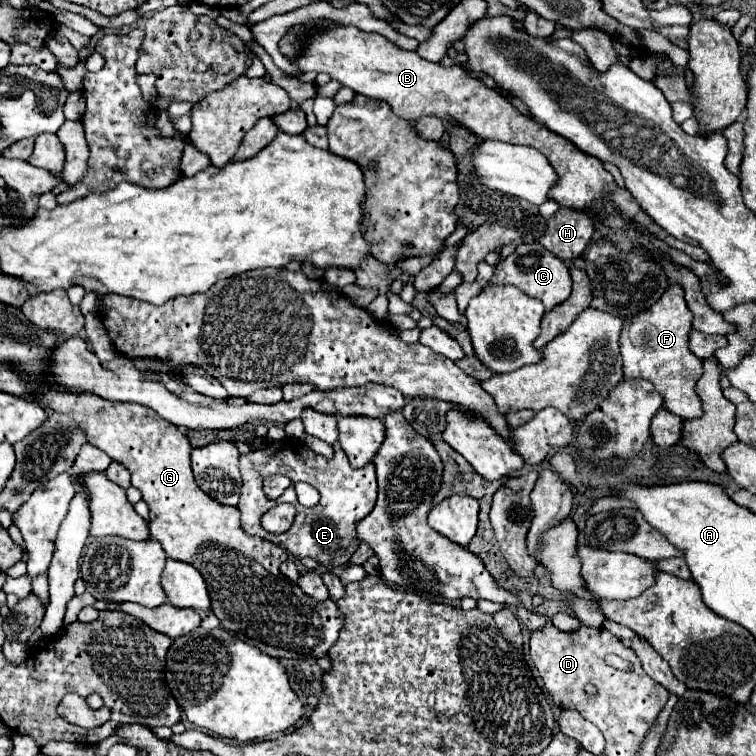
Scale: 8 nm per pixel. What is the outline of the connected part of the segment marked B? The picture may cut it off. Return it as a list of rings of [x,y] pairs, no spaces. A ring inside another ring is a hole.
[[[338,26],[316,36],[308,38],[304,54],[294,64],[304,72],[324,72],[330,78],[338,80],[340,84],[348,86],[362,96],[376,98],[386,102],[392,112],[404,120],[418,120],[422,116],[436,116],[450,124],[460,124],[474,132],[478,138],[496,138],[508,144],[522,144],[540,150],[554,172],[558,174],[556,184],[548,192],[548,198],[558,202],[560,208],[574,208],[578,212],[592,212],[596,218],[596,230],[602,240],[616,246],[618,252],[634,252],[638,246],[648,244],[638,232],[636,226],[644,226],[652,236],[660,238],[670,248],[676,248],[688,254],[692,260],[708,262],[708,254],[702,248],[684,244],[672,236],[668,236],[648,214],[634,204],[628,190],[618,188],[612,176],[604,170],[602,162],[594,156],[580,152],[570,140],[558,136],[556,132],[548,130],[544,124],[536,122],[530,116],[522,116],[498,90],[488,88],[482,80],[468,76],[462,66],[442,66],[420,58],[416,52],[408,52],[392,44],[380,34],[362,32],[354,26]],[[604,198],[612,202],[612,206],[624,218],[622,228],[610,228],[604,224]]]

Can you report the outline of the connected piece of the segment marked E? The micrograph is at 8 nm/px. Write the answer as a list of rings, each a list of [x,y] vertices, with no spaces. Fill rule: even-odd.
[[[284,438],[284,440],[270,444],[268,448],[252,450],[252,452],[240,456],[242,494],[240,494],[240,504],[238,504],[244,532],[256,534],[256,536],[284,548],[286,552],[290,552],[296,558],[310,556],[312,560],[320,562],[328,570],[346,566],[350,562],[352,554],[360,546],[360,540],[356,536],[356,524],[364,516],[368,516],[376,504],[376,472],[374,472],[374,466],[368,464],[368,468],[356,470],[348,464],[348,458],[344,456],[344,450],[340,448],[338,442],[332,444],[332,448],[334,448],[334,458],[324,458],[324,456],[312,452],[302,440]],[[270,474],[284,474],[284,476],[290,476],[290,480],[292,480],[290,488],[276,502],[266,500],[266,496],[262,492],[262,480]],[[296,482],[312,484],[322,496],[320,504],[314,508],[300,506],[296,492],[294,492]],[[280,502],[294,504],[298,512],[296,512],[296,520],[294,520],[292,528],[288,532],[276,536],[276,534],[268,534],[260,526],[260,518],[264,512],[268,512],[272,506],[276,506]]]

